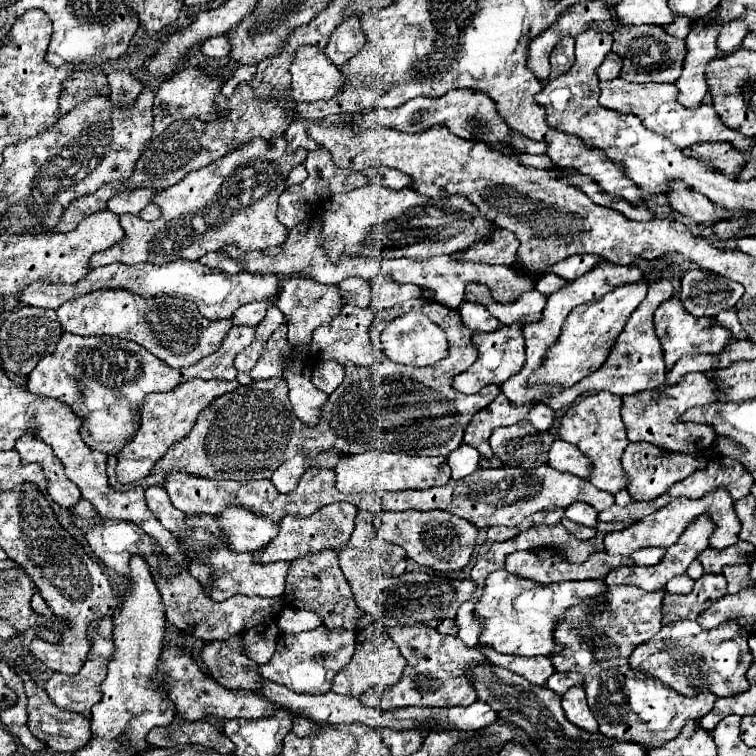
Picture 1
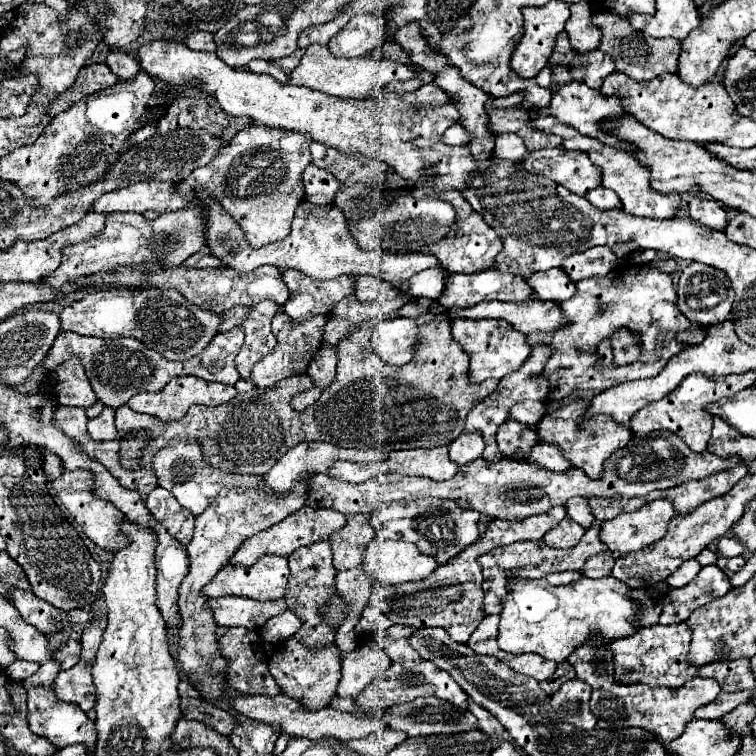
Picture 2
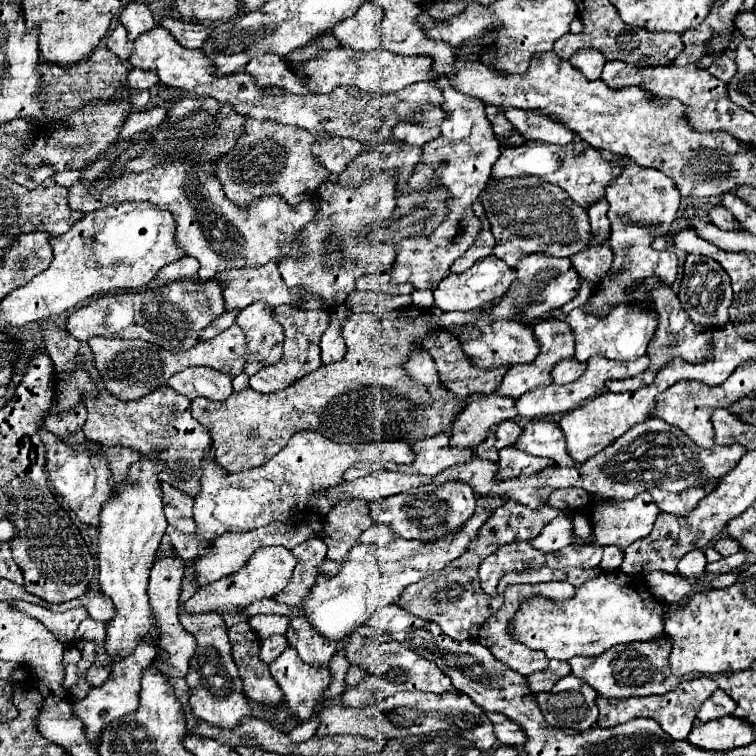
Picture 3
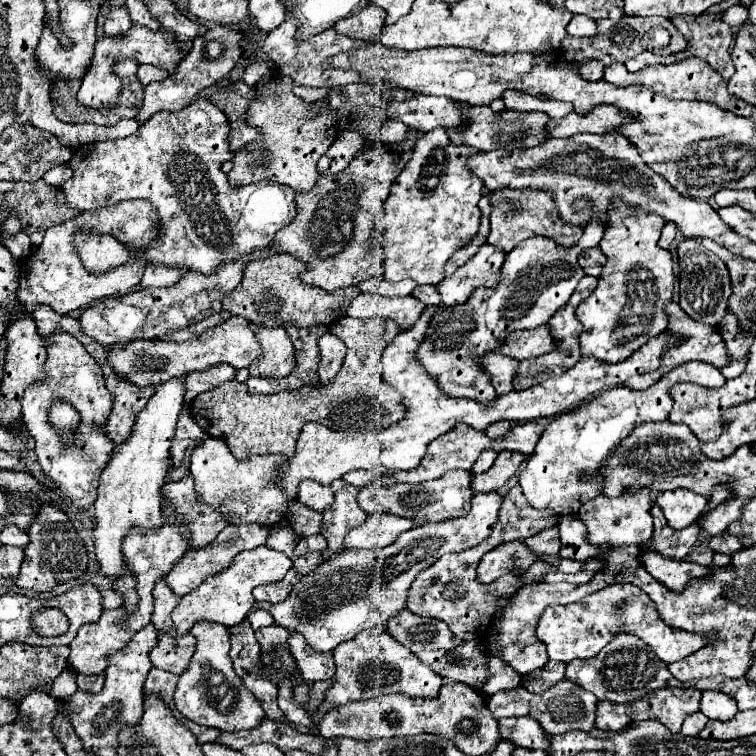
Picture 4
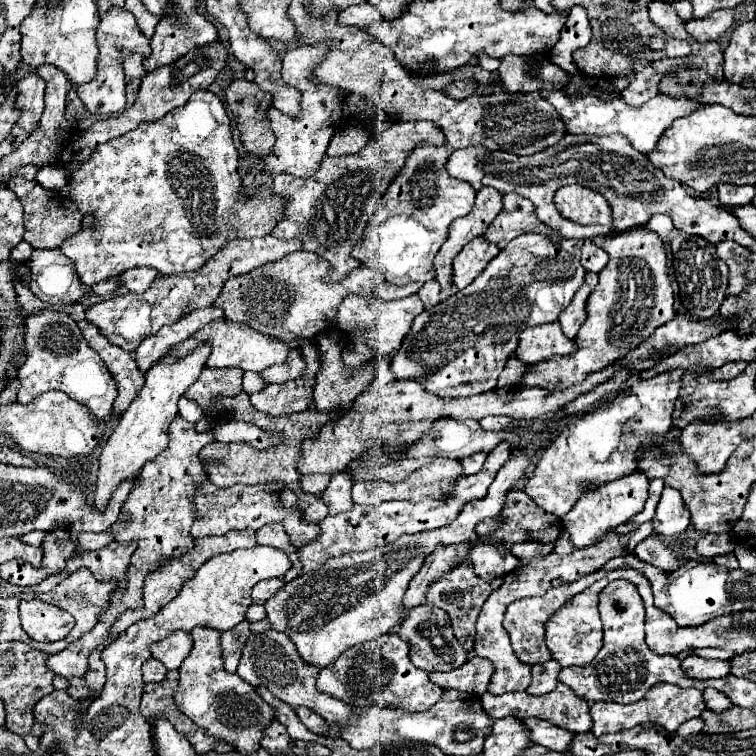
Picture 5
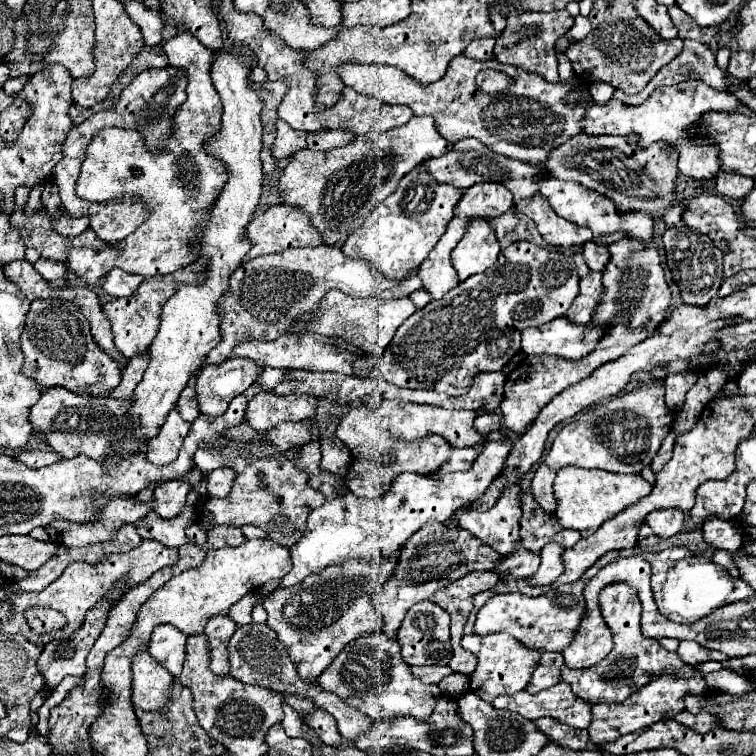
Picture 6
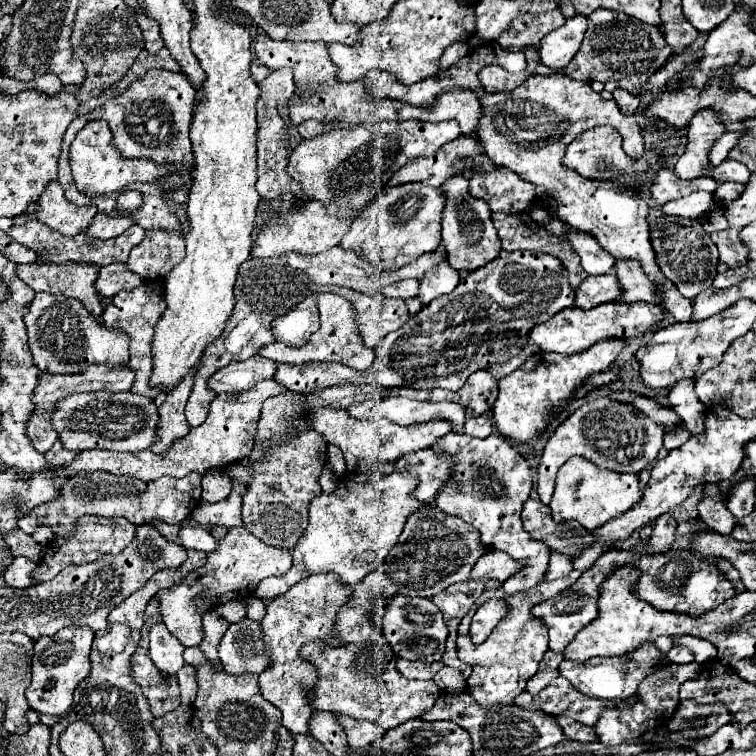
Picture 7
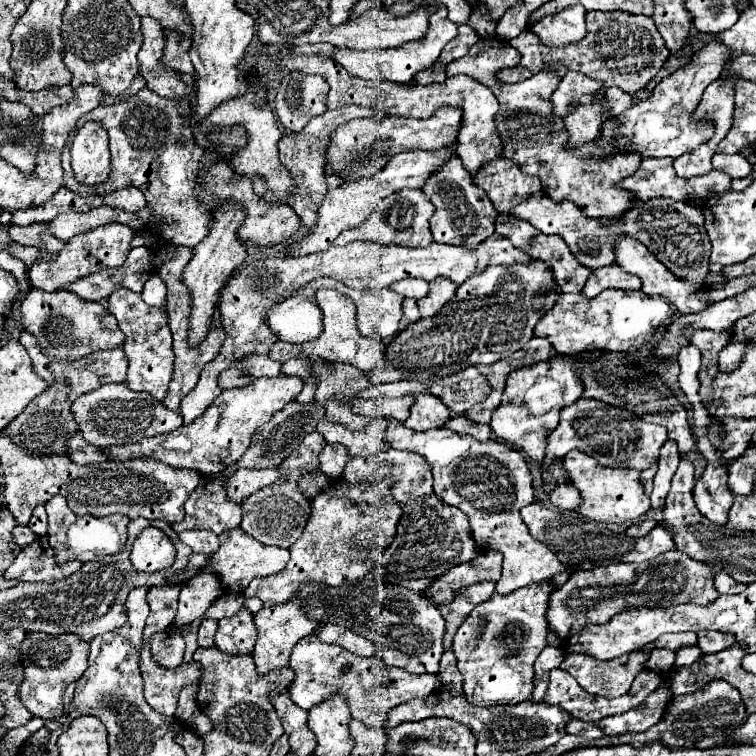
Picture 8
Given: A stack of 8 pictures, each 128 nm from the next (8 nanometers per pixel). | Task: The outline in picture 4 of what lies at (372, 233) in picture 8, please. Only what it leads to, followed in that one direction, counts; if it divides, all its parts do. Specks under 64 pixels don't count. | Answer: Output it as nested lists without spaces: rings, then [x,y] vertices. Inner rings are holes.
[[[446,128],[420,134],[412,158],[394,180],[390,198],[384,204],[380,254],[386,256],[386,280],[412,278],[416,284],[438,284],[452,254],[476,236],[480,228],[478,200],[484,194],[484,184],[466,166],[466,158],[472,154],[478,154],[478,150],[452,144]]]

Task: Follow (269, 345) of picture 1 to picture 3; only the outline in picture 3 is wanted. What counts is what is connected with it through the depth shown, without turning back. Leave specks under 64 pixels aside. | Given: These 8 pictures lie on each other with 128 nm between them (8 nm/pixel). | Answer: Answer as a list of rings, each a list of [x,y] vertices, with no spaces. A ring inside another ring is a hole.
[[[276,306],[274,308],[274,320],[284,328],[284,336],[286,336],[284,338],[284,352],[282,352],[280,362],[264,366],[262,370],[258,370],[250,378],[250,386],[256,392],[270,394],[270,392],[276,392],[276,390],[290,386],[292,382],[300,380],[306,374],[318,370],[322,366],[318,344],[320,344],[324,328],[328,326],[328,318],[330,316],[326,310],[298,310],[294,306]]]

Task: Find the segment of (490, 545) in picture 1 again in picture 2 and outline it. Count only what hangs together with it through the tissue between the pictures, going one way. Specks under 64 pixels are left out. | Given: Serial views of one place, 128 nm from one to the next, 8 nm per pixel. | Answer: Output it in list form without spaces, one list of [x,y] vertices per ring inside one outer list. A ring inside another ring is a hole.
[[[594,522],[592,528],[582,536],[582,540],[572,546],[572,548],[550,548],[542,540],[528,540],[528,542],[514,542],[508,546],[498,546],[480,556],[480,568],[484,576],[484,604],[490,606],[490,614],[500,612],[500,596],[504,596],[504,584],[506,578],[518,576],[518,578],[544,578],[550,572],[564,572],[564,570],[580,570],[582,564],[600,552],[606,552],[604,542],[600,542],[598,532],[600,532],[602,522]]]

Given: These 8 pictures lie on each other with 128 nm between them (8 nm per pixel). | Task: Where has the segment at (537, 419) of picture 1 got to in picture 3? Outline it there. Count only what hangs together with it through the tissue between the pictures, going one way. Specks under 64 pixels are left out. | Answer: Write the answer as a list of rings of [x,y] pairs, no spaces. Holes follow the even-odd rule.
[[[490,394],[484,400],[476,400],[476,396],[472,396],[468,408],[458,416],[458,424],[452,426],[450,446],[460,450],[476,450],[494,424],[512,420],[516,416],[518,410],[514,398]]]

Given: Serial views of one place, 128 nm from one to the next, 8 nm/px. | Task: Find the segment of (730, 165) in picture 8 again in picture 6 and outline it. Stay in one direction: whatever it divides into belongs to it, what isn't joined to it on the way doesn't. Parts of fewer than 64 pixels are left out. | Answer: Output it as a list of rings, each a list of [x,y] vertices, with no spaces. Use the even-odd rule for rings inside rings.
[[[720,172],[720,176],[716,176],[714,180],[716,180],[716,192],[720,196],[728,196],[732,200],[742,200],[754,188],[754,180],[752,178],[732,176],[730,172]]]

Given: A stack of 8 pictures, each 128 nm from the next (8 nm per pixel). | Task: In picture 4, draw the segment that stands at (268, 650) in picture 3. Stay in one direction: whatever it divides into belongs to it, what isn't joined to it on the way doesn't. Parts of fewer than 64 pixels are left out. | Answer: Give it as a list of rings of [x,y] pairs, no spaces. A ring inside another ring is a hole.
[[[276,624],[256,632],[256,638],[258,638],[258,644],[260,644],[262,652],[268,652],[272,648],[280,648],[280,646],[288,644],[288,636],[290,636],[290,632],[282,626],[276,626]]]

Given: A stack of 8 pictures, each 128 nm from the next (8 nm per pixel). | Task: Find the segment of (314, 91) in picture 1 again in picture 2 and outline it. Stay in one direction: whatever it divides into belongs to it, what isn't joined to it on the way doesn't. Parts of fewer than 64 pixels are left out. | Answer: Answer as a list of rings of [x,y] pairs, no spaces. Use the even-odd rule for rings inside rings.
[[[310,44],[296,70],[290,74],[290,82],[336,98],[368,98],[378,86],[386,86],[392,80],[408,80],[412,76],[414,72],[410,68],[404,68],[402,64],[392,64],[390,60],[372,60],[370,56],[336,58],[328,52],[326,46]]]

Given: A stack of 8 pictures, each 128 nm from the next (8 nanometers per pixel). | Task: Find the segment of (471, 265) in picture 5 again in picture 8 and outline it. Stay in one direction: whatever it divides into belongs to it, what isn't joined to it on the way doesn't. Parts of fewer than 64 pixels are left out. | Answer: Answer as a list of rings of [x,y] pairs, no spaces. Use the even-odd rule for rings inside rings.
[[[452,158],[448,164],[444,164],[444,168],[436,172],[436,176],[432,176],[422,190],[436,206],[436,212],[430,220],[430,230],[438,244],[478,248],[478,244],[494,234],[494,220],[498,212],[488,196],[476,188],[476,184],[472,184],[472,176],[466,172],[460,158]]]

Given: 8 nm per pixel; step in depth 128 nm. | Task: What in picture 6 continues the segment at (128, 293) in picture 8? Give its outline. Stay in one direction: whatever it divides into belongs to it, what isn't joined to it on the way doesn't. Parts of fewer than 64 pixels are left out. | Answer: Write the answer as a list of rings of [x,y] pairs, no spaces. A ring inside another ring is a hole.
[[[200,258],[194,264],[190,264],[186,268],[180,268],[178,272],[172,272],[168,276],[146,278],[144,284],[138,288],[136,296],[114,298],[114,300],[110,300],[110,302],[106,302],[102,306],[102,312],[106,314],[106,318],[108,318],[110,326],[112,326],[114,344],[126,358],[132,358],[134,354],[138,354],[138,352],[142,352],[142,350],[146,350],[150,346],[150,342],[158,334],[160,314],[162,314],[162,306],[166,304],[166,300],[176,292],[178,284],[200,284],[202,280],[206,280],[206,276],[204,276],[206,264],[208,264],[208,260]]]

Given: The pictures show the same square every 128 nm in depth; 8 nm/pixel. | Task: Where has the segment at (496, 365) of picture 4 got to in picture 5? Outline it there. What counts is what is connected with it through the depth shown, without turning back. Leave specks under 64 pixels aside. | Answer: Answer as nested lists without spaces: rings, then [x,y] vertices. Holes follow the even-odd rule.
[[[510,356],[506,360],[506,366],[504,366],[500,378],[498,378],[498,388],[520,384],[520,378],[522,378],[524,372],[526,372],[526,364],[520,362],[520,360],[516,360],[516,356]]]

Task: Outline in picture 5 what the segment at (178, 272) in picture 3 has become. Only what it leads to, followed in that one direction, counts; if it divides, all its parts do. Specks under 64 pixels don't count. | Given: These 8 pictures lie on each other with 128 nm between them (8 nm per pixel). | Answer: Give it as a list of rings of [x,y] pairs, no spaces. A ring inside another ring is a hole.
[[[132,268],[122,274],[122,286],[130,292],[146,292],[156,276],[152,268]]]

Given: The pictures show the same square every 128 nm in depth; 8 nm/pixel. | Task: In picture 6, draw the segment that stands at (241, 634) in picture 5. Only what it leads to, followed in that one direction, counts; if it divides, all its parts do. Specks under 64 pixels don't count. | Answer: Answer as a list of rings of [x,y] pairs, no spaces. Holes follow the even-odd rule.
[[[216,616],[206,624],[206,636],[210,642],[210,652],[212,652],[212,662],[210,668],[212,672],[224,676],[230,670],[228,662],[228,642],[232,634],[238,630],[238,624],[230,620],[228,616]]]

